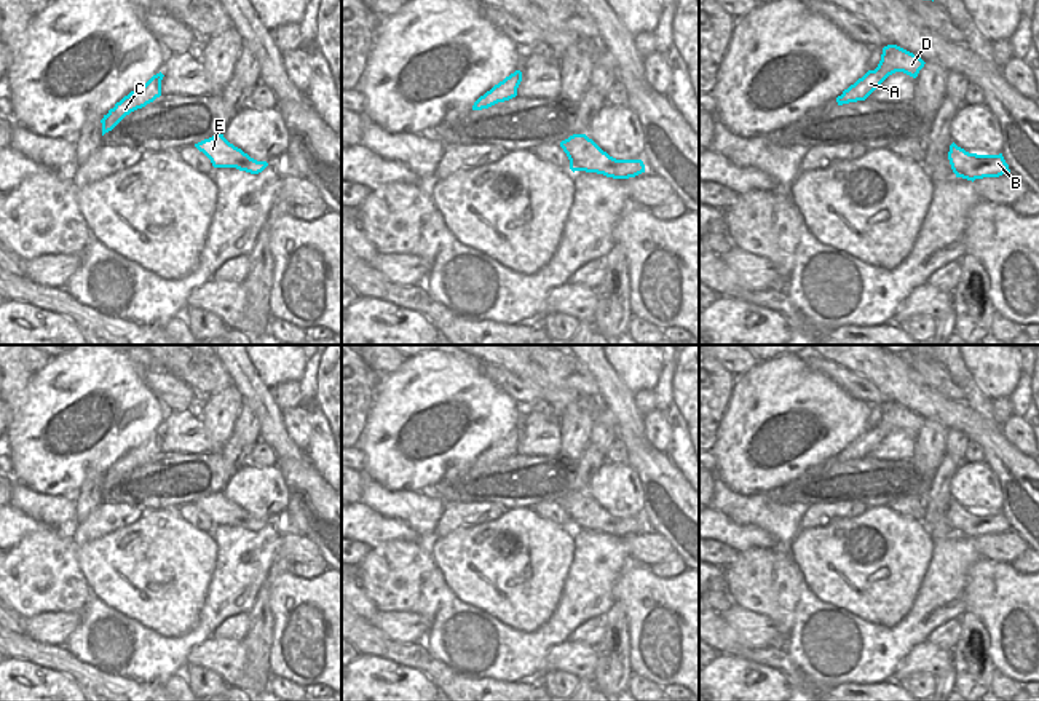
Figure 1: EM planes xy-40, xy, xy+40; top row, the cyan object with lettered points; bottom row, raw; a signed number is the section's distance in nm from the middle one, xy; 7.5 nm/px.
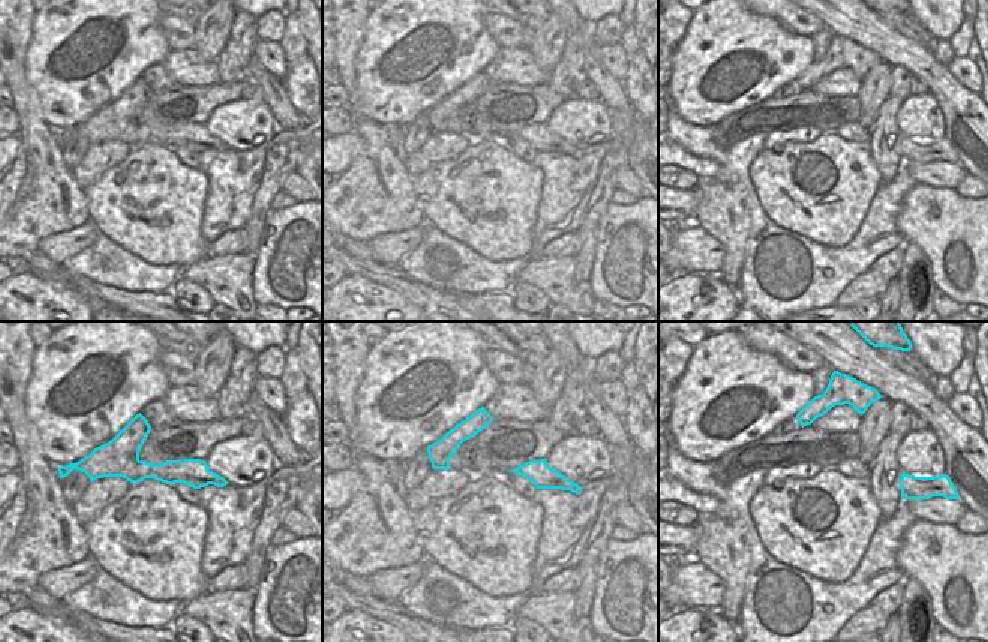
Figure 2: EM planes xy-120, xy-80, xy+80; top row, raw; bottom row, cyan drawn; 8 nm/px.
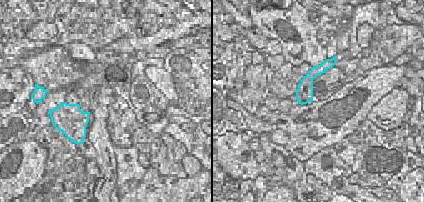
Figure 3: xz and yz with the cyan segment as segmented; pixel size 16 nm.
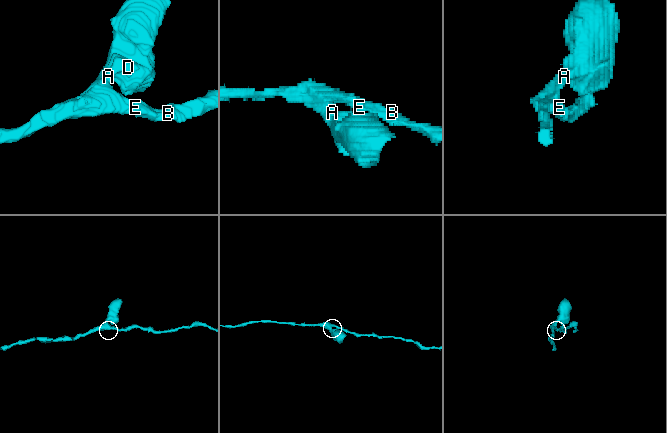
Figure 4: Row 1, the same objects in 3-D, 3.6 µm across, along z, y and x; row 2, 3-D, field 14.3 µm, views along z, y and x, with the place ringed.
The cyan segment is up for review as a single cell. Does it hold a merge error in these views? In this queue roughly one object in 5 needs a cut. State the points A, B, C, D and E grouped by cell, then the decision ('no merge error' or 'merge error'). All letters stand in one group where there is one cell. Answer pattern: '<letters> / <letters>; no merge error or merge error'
A B C D E; no merge error

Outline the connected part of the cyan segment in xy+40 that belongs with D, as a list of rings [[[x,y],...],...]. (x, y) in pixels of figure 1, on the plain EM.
[[[887,402],[883,406],[881,418],[875,428],[868,428],[862,436],[843,449],[836,455],[838,463],[865,458],[889,433],[903,430],[913,436],[924,425],[924,418],[913,410]]]

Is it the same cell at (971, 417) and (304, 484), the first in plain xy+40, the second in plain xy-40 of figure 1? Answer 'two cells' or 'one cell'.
one cell

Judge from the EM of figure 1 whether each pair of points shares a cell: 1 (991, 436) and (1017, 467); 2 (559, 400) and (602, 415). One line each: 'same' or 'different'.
1: same
2: same

